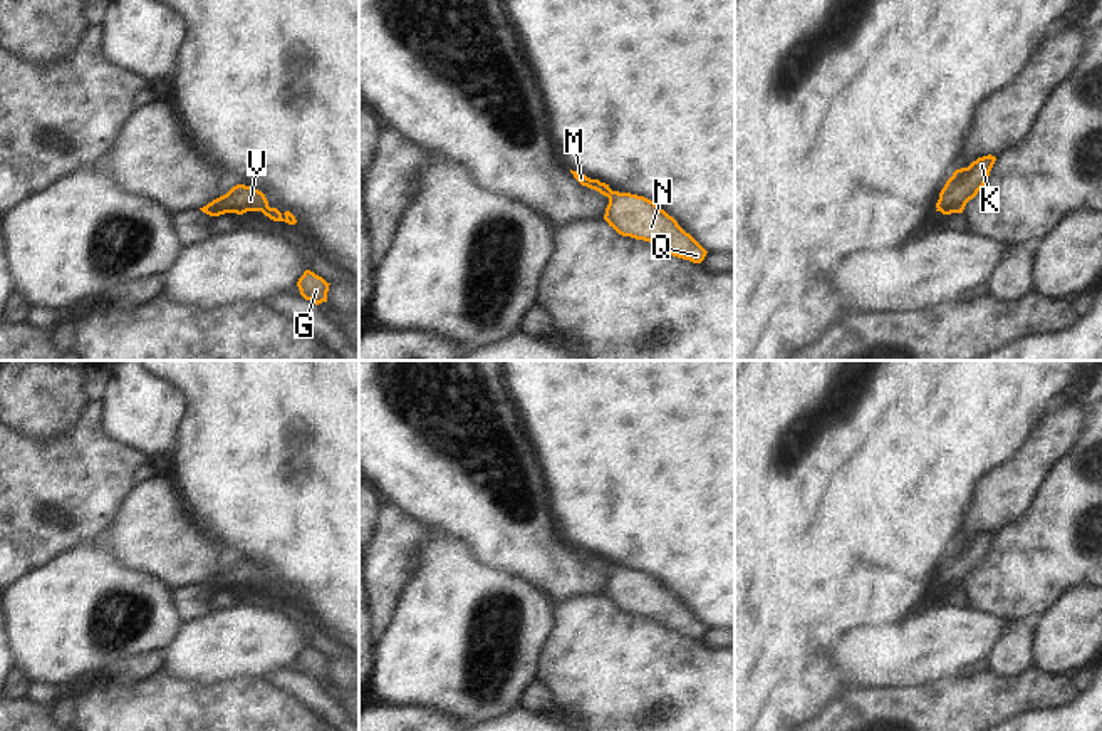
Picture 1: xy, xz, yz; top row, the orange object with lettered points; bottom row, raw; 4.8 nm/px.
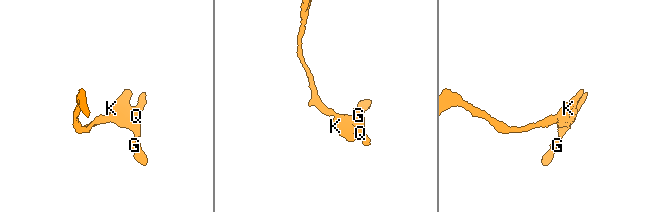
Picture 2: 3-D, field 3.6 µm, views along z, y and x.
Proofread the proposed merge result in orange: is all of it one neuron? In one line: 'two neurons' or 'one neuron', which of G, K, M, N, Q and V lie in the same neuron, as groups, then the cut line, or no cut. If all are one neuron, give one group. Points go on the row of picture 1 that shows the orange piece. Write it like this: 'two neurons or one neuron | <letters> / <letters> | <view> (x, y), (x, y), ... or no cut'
one neuron | G K M N Q V | no cut

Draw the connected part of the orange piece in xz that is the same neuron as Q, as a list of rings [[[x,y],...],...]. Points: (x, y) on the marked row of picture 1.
[[[572,169],[570,173],[582,186],[609,198],[604,220],[619,235],[649,241],[666,253],[693,263],[704,260],[708,251],[654,201],[631,193],[612,191],[609,184],[599,179],[590,179]]]

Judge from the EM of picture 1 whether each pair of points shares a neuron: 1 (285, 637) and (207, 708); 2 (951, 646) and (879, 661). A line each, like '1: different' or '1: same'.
1: different
2: same

